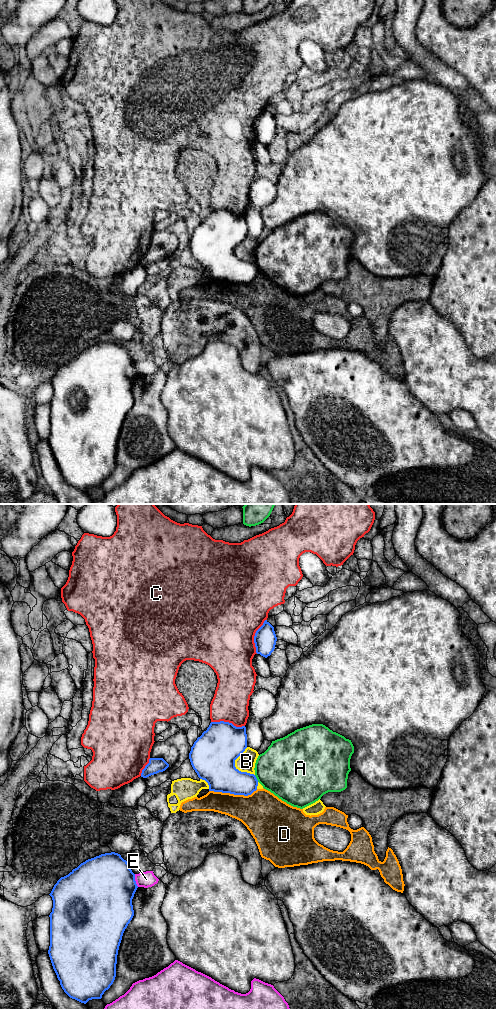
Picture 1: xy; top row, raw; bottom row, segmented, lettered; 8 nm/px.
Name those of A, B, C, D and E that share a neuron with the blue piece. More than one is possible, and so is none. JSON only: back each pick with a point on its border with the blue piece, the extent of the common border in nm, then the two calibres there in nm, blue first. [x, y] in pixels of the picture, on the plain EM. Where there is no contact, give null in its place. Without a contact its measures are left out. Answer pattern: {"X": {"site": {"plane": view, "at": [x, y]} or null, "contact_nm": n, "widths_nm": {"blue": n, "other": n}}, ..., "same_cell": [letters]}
{"same_cell": []}

